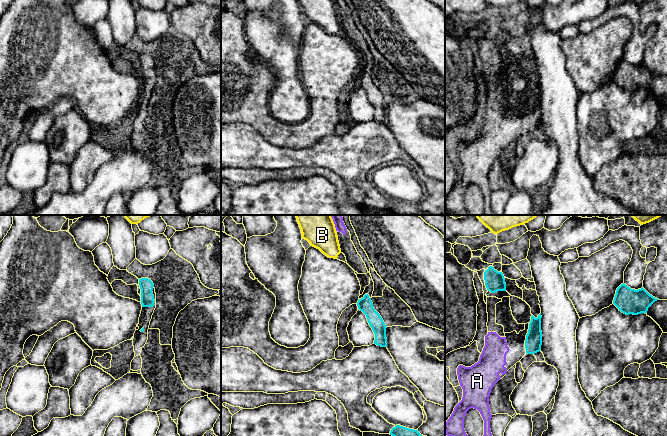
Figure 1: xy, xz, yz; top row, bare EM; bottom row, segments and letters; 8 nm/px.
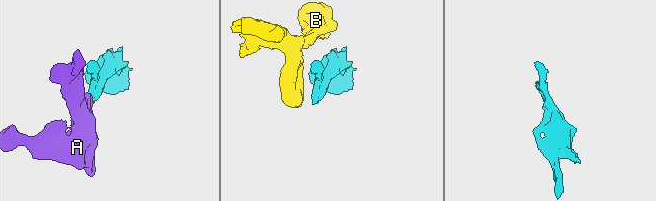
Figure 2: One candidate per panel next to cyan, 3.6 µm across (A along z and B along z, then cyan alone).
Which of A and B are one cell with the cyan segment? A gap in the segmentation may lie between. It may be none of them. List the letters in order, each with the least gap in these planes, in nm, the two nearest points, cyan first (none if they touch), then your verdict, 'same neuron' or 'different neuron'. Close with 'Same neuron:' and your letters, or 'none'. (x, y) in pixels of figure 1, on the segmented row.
A: 130 nm | yz (525, 348), (509, 349) | same neuron
B: 260 nm | yz (491, 266), (494, 233) | different neuron
Same neuron: A

